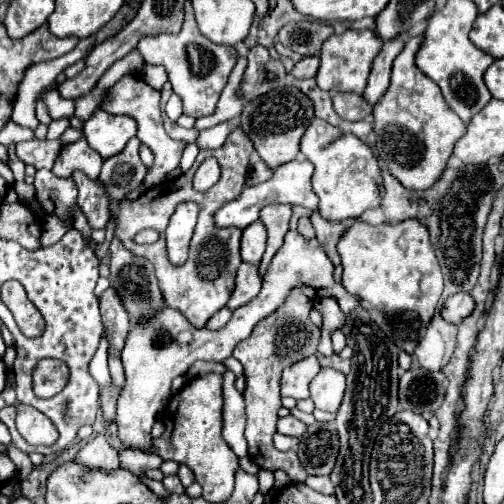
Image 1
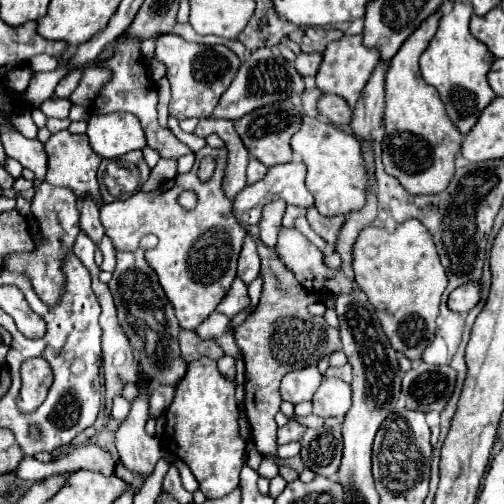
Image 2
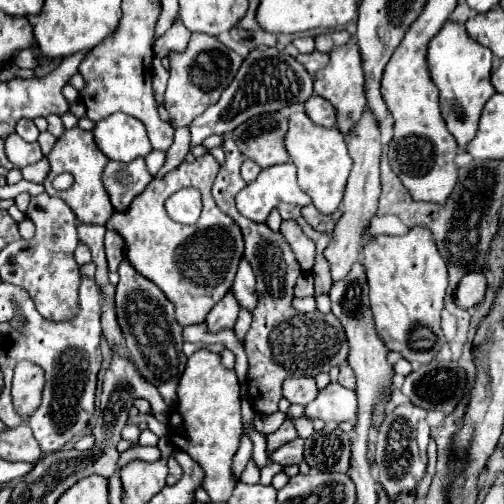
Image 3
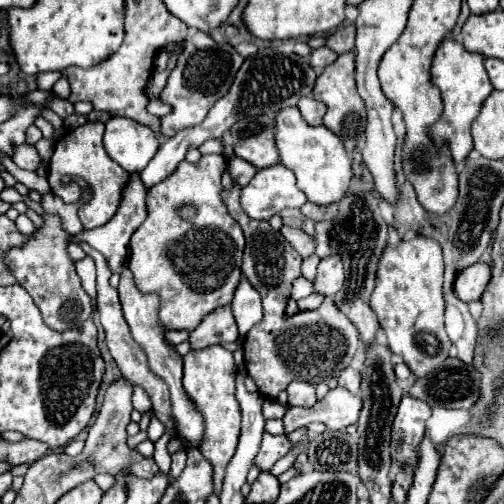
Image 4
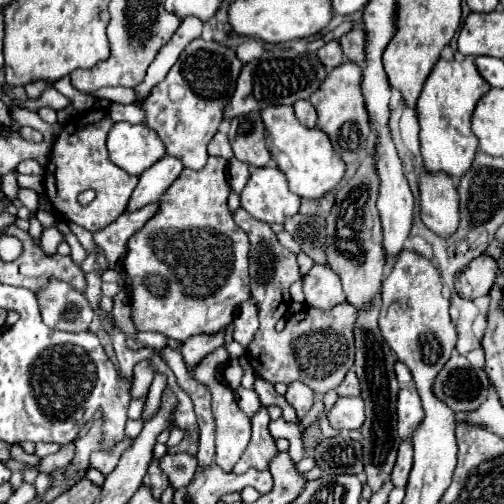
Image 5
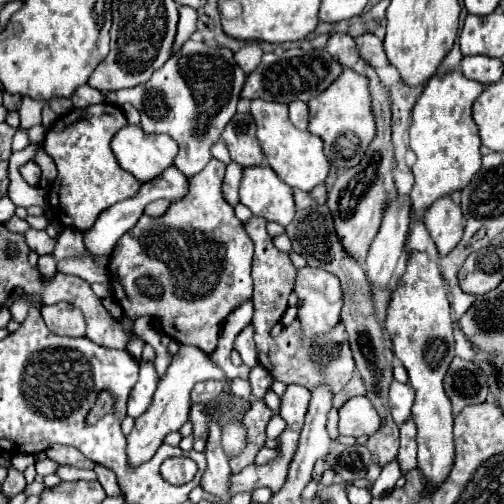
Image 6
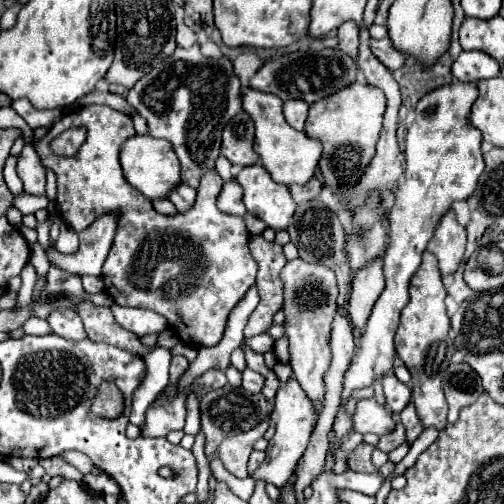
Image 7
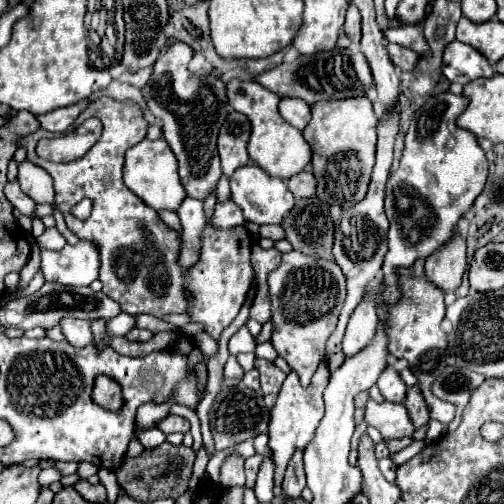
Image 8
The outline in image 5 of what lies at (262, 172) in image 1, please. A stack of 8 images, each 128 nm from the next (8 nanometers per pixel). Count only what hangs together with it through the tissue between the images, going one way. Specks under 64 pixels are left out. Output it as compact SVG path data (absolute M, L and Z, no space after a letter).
M232 158L230 160L230 168L228 168L228 184L230 184L230 188L236 194L240 194L244 184L248 182L248 178L250 178L250 166L240 162L240 160L236 160L236 158Z

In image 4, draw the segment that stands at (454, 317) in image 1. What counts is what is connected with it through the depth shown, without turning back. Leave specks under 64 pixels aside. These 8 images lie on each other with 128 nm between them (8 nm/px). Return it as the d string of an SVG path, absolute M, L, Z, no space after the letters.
M476 262L468 266L464 272L460 272L460 276L456 278L454 292L462 302L480 300L490 278L492 278L492 268L484 262Z

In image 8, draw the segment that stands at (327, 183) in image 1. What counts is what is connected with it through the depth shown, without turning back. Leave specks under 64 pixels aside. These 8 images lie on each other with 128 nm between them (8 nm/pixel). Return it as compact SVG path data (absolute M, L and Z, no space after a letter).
M232 78L226 82L226 96L228 96L228 104L250 120L252 132L250 132L250 140L248 140L248 154L254 164L258 164L270 176L276 176L282 180L288 180L290 176L304 170L304 166L310 162L310 146L302 138L302 132L296 130L294 126L290 126L280 116L280 112L278 112L280 98L276 94L272 94L258 82Z

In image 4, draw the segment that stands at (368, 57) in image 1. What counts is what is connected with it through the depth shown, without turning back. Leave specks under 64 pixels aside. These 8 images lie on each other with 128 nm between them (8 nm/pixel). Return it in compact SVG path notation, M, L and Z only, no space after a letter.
M342 54L334 64L330 64L316 80L314 86L314 98L326 104L326 116L324 116L324 126L330 128L332 132L338 134L342 140L346 152L354 152L360 140L360 134L366 130L366 110L364 102L356 92L356 82L354 82L354 54Z

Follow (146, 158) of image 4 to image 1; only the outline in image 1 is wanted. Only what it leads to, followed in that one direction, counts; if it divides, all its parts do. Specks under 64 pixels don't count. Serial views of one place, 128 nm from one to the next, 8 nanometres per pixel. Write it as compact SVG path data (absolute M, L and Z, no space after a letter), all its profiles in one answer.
M96 110L84 124L84 138L88 132L88 144L104 160L122 152L126 142L136 136L136 122L130 116L114 116Z

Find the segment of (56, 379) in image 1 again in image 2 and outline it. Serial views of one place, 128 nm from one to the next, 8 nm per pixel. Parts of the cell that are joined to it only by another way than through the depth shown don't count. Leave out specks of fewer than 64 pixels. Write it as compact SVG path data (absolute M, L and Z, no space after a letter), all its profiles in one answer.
M28 358L20 368L20 376L22 388L17 398L17 406L22 413L29 413L44 402L52 384L52 368L44 358Z

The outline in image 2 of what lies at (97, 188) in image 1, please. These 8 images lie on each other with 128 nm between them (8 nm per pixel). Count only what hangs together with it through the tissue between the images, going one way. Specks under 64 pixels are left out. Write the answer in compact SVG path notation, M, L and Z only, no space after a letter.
M88 198L82 202L82 210L80 210L80 228L86 232L86 236L100 246L100 240L104 236L104 226L100 224L100 210L96 208L96 204Z

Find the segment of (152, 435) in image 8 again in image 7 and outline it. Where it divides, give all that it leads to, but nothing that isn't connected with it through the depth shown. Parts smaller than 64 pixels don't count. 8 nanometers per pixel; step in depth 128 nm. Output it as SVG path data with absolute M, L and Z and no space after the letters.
M154 348L154 352L144 356L146 362L146 376L138 390L134 392L132 414L130 422L138 428L144 428L144 412L154 402L154 398L166 388L168 384L168 368L170 368L172 354L168 348Z

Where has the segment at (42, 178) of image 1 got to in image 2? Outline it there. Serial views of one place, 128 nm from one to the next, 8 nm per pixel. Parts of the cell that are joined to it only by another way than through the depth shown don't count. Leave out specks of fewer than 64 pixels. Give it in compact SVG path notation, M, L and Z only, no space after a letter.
M42 182L36 188L36 194L32 198L32 216L38 222L42 242L36 244L32 252L12 252L4 258L4 268L12 272L24 272L28 280L32 282L34 292L44 300L46 304L60 302L60 296L64 294L64 256L72 250L76 236L80 234L80 210L78 210L78 198L68 188L56 188L46 182Z

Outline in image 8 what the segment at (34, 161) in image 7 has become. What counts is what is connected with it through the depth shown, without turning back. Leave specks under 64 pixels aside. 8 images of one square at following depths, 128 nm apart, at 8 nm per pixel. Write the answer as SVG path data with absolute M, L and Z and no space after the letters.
M24 162L18 168L18 182L24 194L28 194L36 204L54 204L54 184L52 176L32 162Z

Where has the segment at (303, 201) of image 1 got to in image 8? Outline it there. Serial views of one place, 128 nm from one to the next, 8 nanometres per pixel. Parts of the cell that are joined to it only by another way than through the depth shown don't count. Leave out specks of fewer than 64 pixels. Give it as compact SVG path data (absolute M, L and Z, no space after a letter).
M246 164L234 172L230 176L230 190L232 190L232 202L236 202L242 208L244 218L254 224L282 224L282 218L294 206L294 196L288 190L286 182L282 178L268 176L256 164Z

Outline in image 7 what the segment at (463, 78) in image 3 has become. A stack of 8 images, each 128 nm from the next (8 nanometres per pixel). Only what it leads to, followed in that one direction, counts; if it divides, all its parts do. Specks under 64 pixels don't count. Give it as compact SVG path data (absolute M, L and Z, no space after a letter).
M448 84L432 90L416 104L416 120L406 134L406 172L404 182L396 186L394 206L390 210L390 244L384 254L384 278L386 288L382 290L374 310L364 328L364 336L356 346L356 354L344 374L340 408L332 426L334 452L338 452L342 438L352 434L352 416L344 404L350 392L372 386L376 378L386 376L392 370L394 360L394 334L398 328L400 310L408 304L408 284L412 274L420 266L422 252L434 236L436 224L450 210L452 202L468 200L476 190L478 178L484 172L484 156L480 150L482 136L476 128L468 126L468 110L478 98L476 84Z

